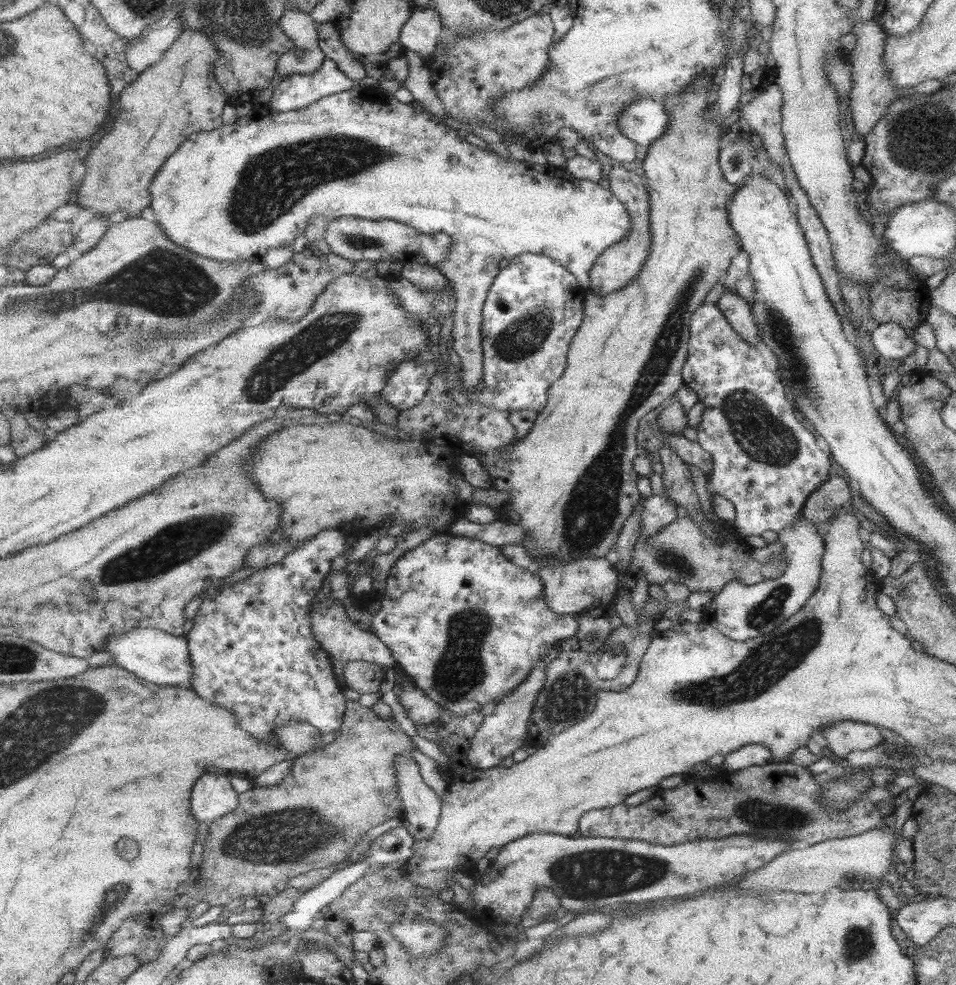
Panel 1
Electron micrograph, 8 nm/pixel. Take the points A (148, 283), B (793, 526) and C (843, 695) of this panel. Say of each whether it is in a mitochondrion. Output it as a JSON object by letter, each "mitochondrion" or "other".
{"A":"mitochondrion","B":"other","C":"other"}

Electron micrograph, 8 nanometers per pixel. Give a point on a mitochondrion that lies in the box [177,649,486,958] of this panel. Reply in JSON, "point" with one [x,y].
{"point":[283,836]}

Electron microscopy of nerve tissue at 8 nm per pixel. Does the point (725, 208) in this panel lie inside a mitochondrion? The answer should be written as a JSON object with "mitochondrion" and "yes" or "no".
{"mitochondrion":"no"}

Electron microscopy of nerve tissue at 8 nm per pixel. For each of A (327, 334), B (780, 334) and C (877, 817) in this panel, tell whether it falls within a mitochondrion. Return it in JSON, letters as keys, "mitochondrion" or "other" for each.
{"A":"mitochondrion","B":"mitochondrion","C":"other"}

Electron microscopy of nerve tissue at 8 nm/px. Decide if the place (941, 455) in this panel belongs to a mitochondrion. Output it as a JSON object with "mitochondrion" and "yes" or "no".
{"mitochondrion":"yes"}

